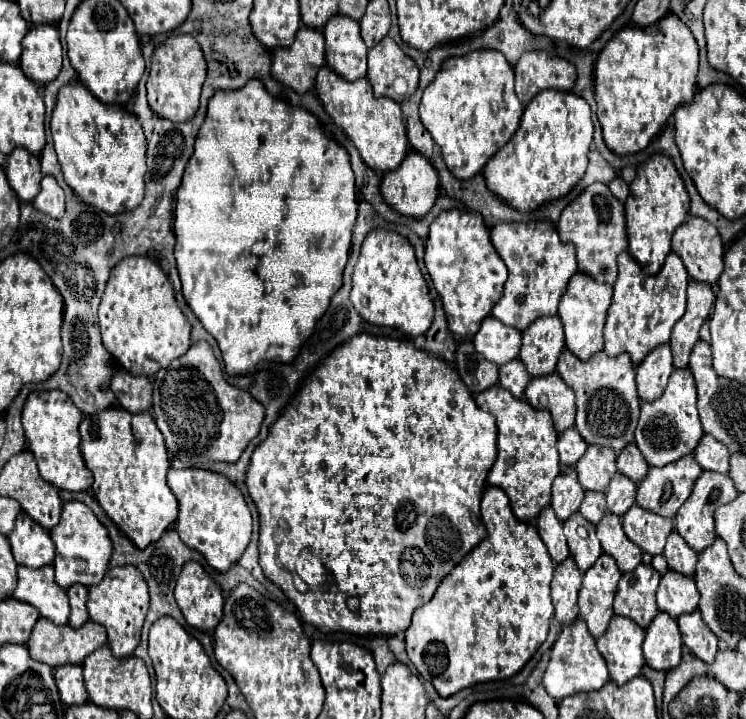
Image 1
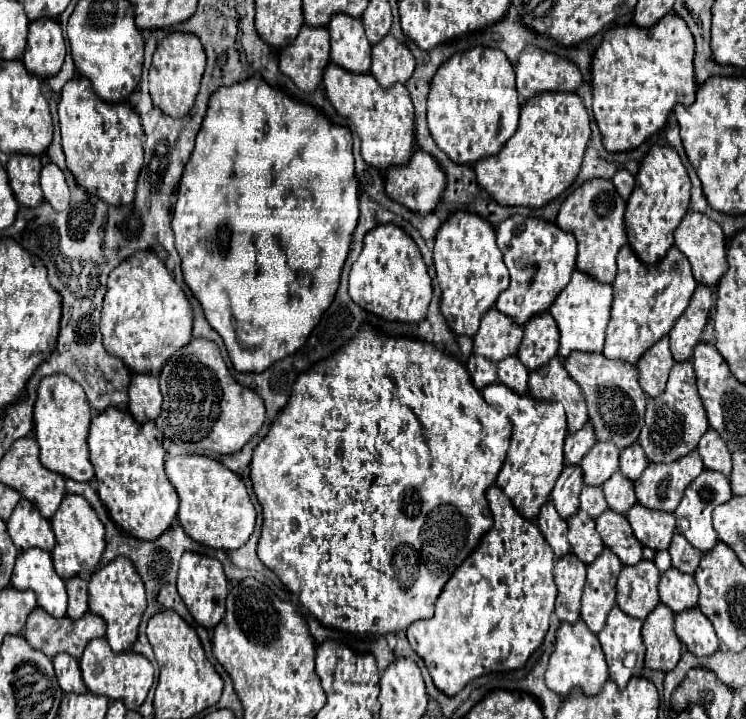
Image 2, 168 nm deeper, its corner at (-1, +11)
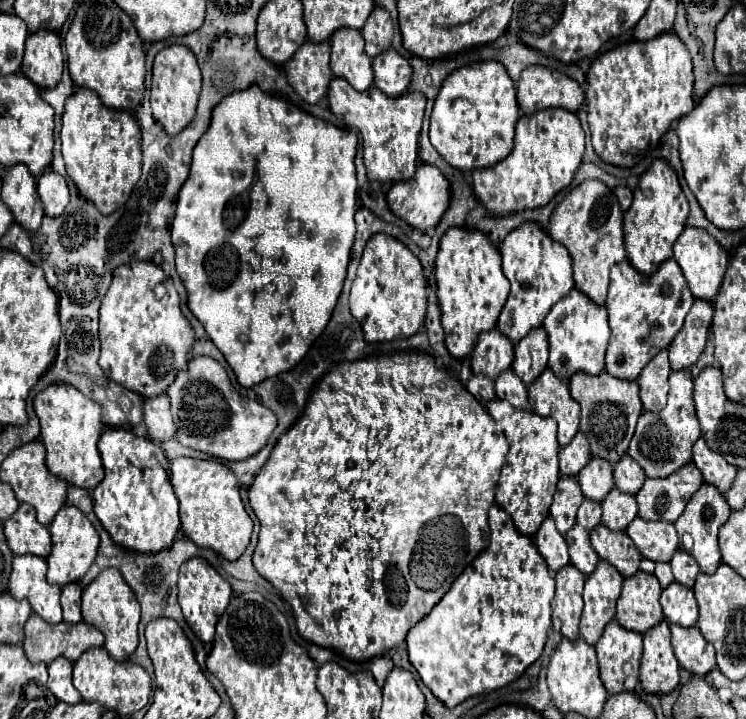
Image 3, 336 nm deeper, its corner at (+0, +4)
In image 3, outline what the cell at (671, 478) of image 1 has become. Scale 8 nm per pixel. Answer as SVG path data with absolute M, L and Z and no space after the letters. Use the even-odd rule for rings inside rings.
M693 462L685 464L685 468L677 470L673 476L661 480L647 478L643 488L635 494L639 516L645 520L675 522L701 484L703 476Z

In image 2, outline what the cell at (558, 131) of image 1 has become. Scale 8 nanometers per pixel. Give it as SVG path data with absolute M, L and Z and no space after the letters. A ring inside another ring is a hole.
M546 91L530 97L520 111L520 125L516 133L506 141L506 145L482 161L476 161L474 171L476 179L486 189L496 203L500 205L526 205L526 207L544 207L566 191L580 173L582 157L590 139L590 115L584 101L576 93L564 91Z

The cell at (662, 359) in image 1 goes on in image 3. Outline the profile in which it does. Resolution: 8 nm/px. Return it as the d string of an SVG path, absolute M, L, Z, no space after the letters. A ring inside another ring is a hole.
M661 350L637 378L637 384L641 390L641 402L645 410L657 412L665 408L667 392L669 392L669 384L667 384L669 374L671 374L671 368L669 368L667 350Z

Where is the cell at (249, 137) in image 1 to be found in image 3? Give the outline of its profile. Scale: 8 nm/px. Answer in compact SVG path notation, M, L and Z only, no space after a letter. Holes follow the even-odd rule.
M255 84L249 86L247 90L239 90L239 92L225 96L213 108L213 120L211 120L209 132L205 132L205 136L197 142L197 148L193 150L191 172L177 198L177 210L171 222L171 240L175 246L177 272L185 284L187 296L191 296L191 304L187 298L187 306L191 306L189 310L193 312L193 316L203 324L213 344L221 350L221 354L225 356L227 364L235 372L237 382L241 386L255 386L263 382L265 378L277 376L297 366L305 358L305 354L309 352L317 336L325 330L331 318L331 312L343 290L343 282L347 276L347 264L351 258L351 246L355 238L353 214L359 204L357 202L356 168L353 162L356 154L357 134L355 132L341 130L333 126L331 122L315 118L283 98L261 92L261 88Z

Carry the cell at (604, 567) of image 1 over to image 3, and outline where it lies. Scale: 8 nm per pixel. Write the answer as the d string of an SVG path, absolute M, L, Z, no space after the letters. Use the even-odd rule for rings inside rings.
M599 560L593 574L585 578L583 614L579 632L587 644L595 644L605 626L615 618L615 604L621 592L623 576L605 560Z

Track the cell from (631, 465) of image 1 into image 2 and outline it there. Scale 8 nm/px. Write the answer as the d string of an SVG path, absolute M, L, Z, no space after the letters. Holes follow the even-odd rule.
M632 443L630 447L622 449L620 451L620 471L630 479L630 481L636 481L644 469L648 467L648 459L644 455L644 449L638 445L638 443Z

